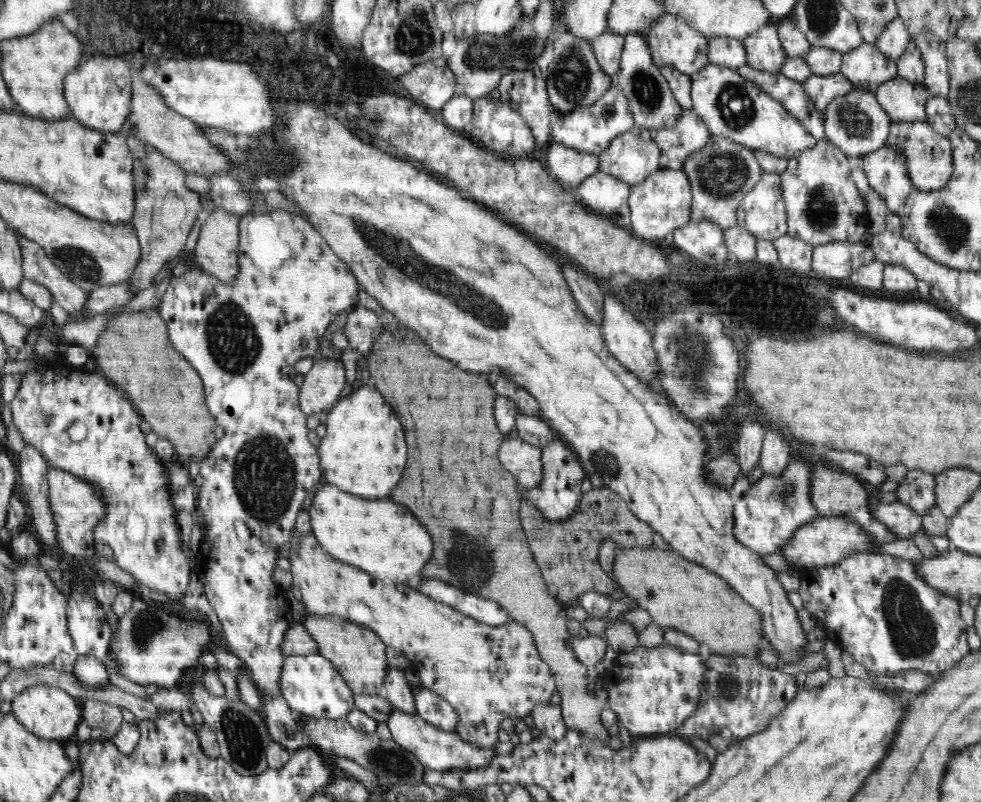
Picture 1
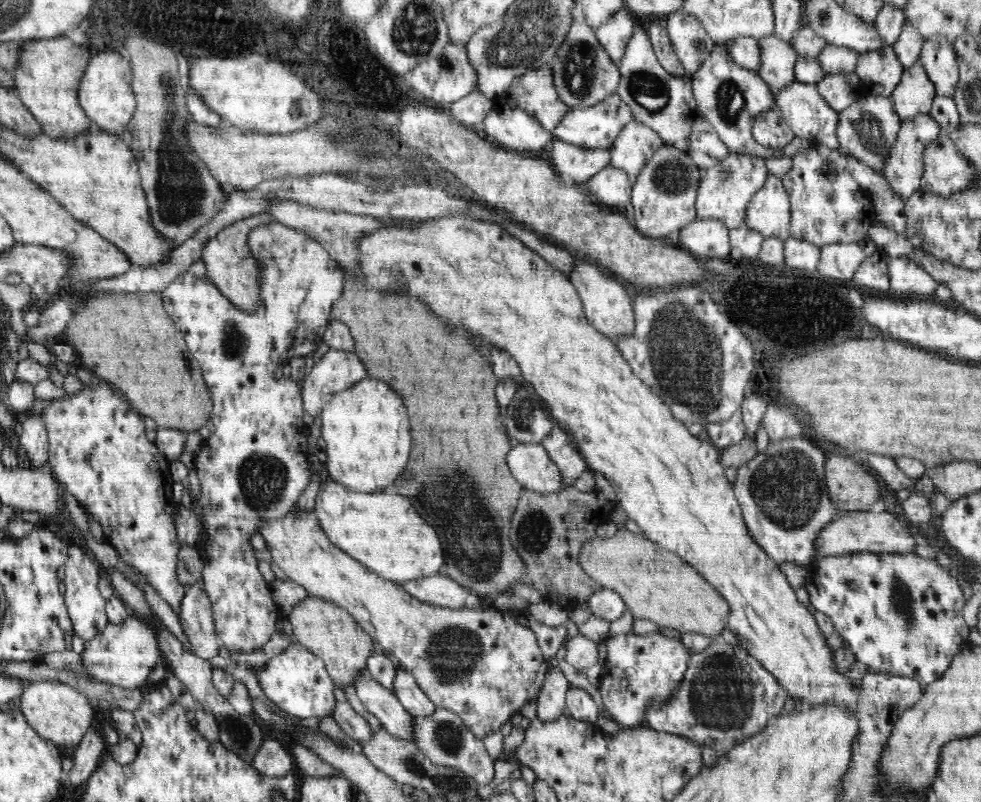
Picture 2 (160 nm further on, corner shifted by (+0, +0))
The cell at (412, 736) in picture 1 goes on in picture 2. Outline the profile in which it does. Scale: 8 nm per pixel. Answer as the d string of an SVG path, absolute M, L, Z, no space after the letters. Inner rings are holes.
M364 672L356 678L356 694L367 710L380 720L384 729L399 739L413 742L413 717L390 689Z

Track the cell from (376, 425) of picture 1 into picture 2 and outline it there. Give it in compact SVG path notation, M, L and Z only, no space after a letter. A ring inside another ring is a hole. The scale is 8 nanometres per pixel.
M367 376L352 388L336 394L322 410L321 415L321 438L326 443L327 458L323 463L326 479L339 482L345 488L361 493L391 490L394 480L398 480L400 474L404 472L411 444L411 426L405 403L394 390L378 378Z

